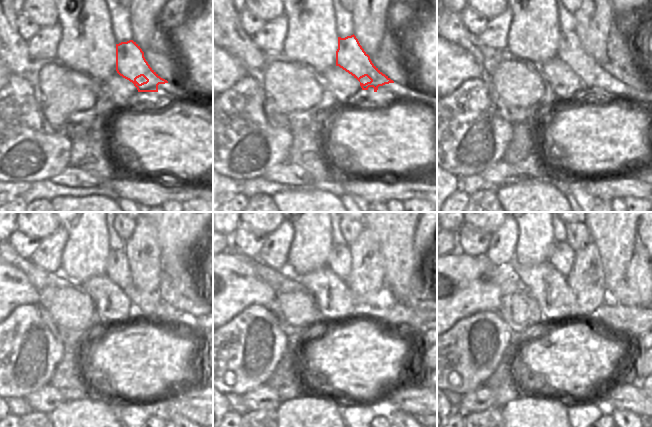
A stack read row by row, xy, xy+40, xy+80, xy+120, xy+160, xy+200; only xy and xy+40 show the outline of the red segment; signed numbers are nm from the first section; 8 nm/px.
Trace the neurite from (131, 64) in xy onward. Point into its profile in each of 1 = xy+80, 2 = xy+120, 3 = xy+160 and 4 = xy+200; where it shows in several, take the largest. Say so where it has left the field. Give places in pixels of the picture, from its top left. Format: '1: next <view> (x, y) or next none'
1: next xy+80 (570, 50)
2: next xy+120 (117, 269)
3: next xy+160 (339, 260)
4: next xy+200 (561, 256)

